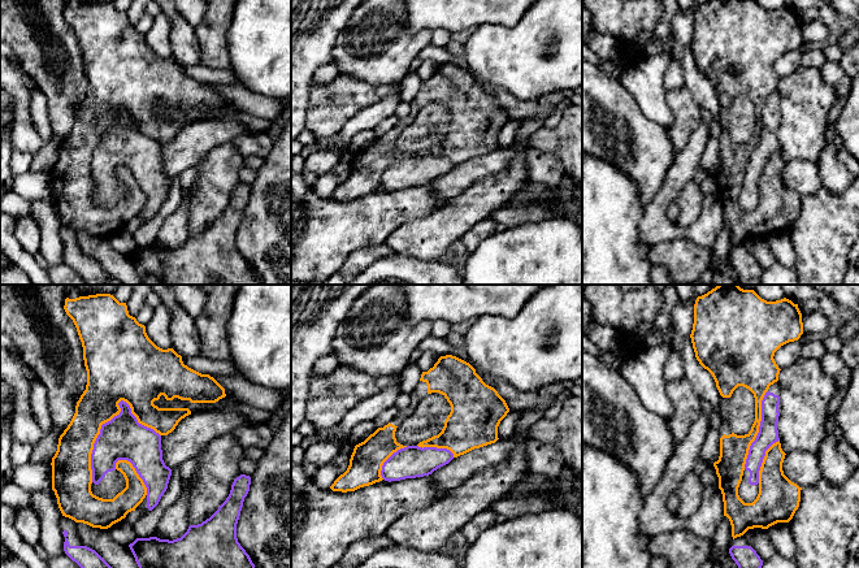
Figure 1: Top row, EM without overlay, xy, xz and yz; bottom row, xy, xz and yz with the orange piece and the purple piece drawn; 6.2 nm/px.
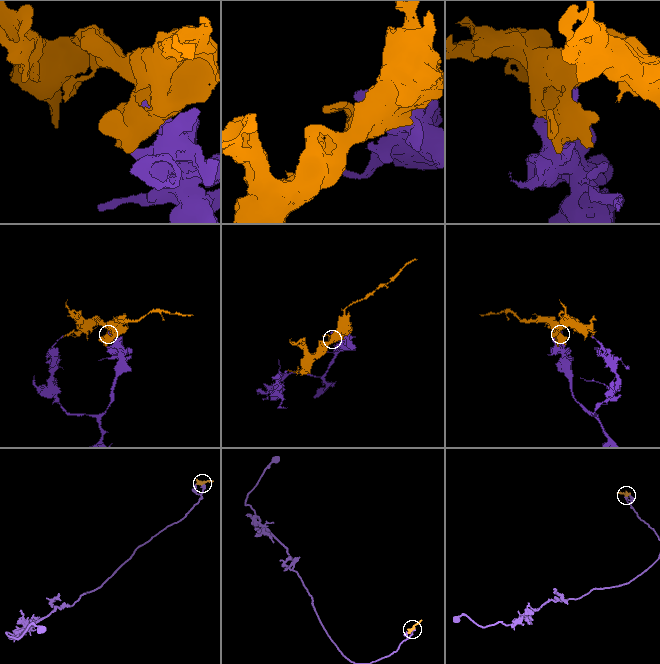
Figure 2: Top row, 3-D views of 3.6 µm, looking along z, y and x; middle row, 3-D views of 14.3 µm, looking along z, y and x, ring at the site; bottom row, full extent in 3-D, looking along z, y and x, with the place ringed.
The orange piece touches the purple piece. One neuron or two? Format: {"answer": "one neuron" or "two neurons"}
{"answer": "two neurons"}

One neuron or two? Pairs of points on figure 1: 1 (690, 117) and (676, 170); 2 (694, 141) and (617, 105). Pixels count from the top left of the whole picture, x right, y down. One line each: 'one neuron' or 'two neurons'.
1: two neurons
2: two neurons

